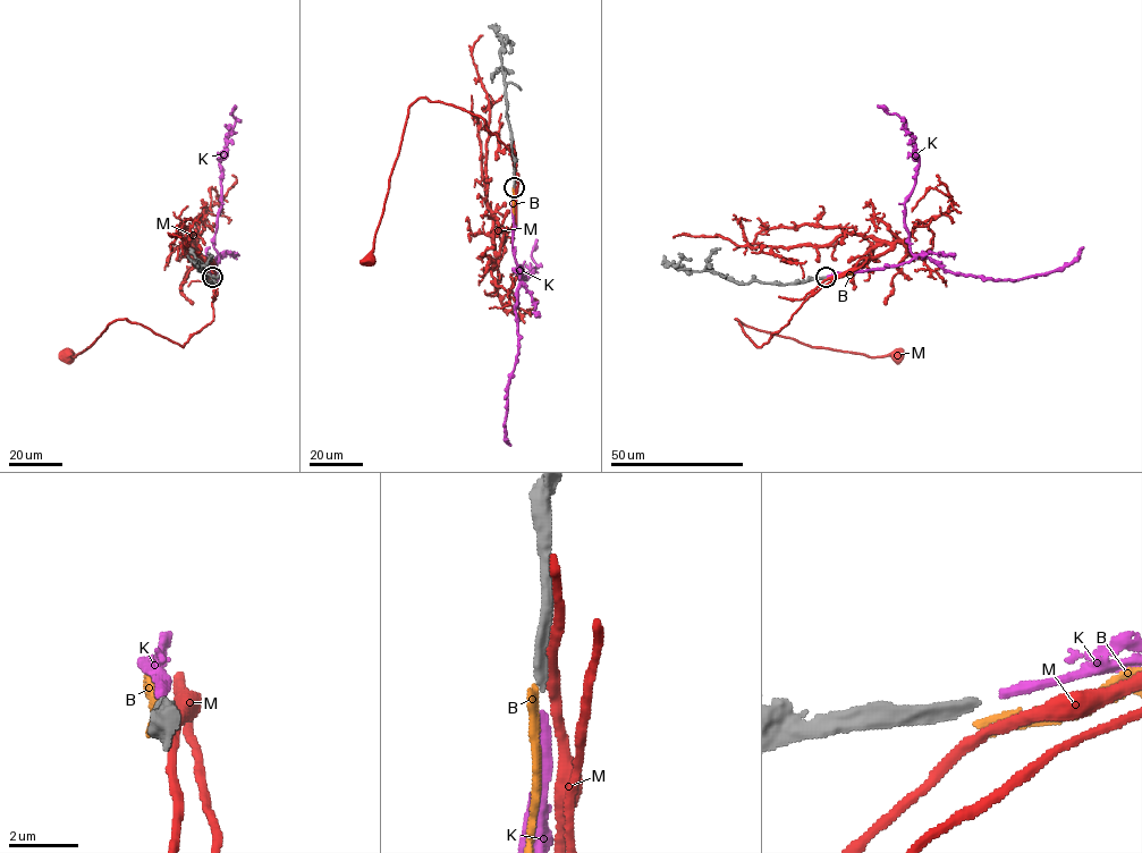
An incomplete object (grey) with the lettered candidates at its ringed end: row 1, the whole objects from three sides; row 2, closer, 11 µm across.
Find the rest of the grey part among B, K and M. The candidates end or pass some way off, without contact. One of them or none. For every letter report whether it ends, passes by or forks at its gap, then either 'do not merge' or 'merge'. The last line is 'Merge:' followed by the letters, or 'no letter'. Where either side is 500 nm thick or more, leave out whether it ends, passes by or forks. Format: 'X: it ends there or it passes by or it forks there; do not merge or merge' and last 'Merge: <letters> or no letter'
B: it ends there; do not merge
K: it ends there; merge
M: it passes by; do not merge
Merge: K

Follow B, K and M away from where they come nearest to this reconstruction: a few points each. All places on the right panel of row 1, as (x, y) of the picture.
B: (826, 278), (853, 273)
K: (827, 277), (884, 270), (925, 255), (955, 273), (1015, 280), (1062, 270), (1083, 247)
M: (826, 278), (834, 279), (812, 293), (760, 346), (736, 319), (814, 347), (868, 356), (897, 355)

